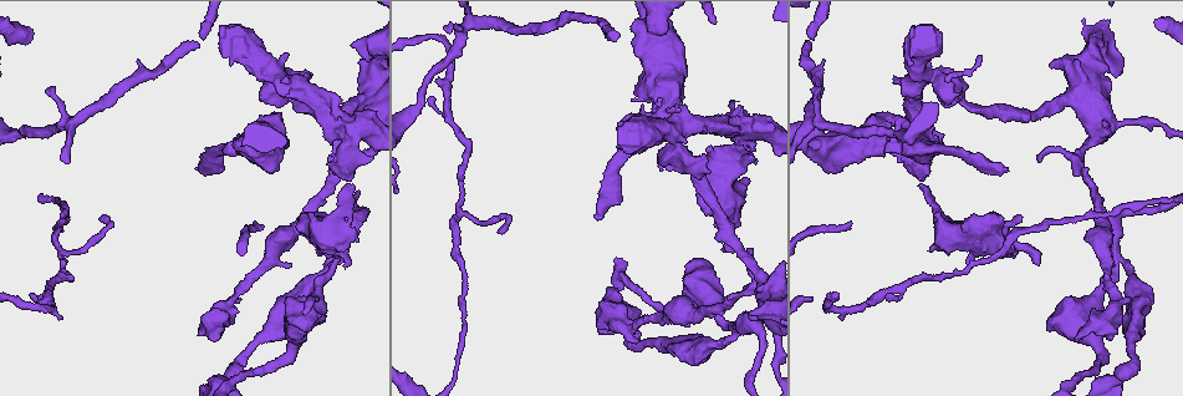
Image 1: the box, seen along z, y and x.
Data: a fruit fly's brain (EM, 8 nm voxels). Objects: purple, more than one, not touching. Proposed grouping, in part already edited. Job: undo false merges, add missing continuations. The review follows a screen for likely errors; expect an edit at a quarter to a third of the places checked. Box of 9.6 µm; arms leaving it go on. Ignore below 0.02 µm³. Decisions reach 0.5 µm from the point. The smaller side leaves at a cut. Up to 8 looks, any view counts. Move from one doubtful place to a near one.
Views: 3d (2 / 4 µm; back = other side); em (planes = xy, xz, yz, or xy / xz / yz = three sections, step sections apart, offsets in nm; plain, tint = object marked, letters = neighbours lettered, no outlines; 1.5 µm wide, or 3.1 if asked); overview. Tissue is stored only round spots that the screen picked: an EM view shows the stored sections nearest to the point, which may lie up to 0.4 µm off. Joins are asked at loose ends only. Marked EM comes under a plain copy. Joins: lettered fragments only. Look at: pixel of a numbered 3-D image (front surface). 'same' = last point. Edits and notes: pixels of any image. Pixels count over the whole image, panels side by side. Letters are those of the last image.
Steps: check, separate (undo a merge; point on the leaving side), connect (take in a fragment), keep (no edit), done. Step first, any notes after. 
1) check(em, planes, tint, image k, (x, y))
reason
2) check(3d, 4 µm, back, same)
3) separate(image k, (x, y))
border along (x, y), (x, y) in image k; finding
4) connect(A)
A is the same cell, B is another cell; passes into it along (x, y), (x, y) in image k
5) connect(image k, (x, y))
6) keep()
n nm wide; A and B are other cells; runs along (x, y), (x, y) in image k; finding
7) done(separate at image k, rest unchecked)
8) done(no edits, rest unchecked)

check(3d, 4 µm, image 1, (933, 148))
sudden change in width

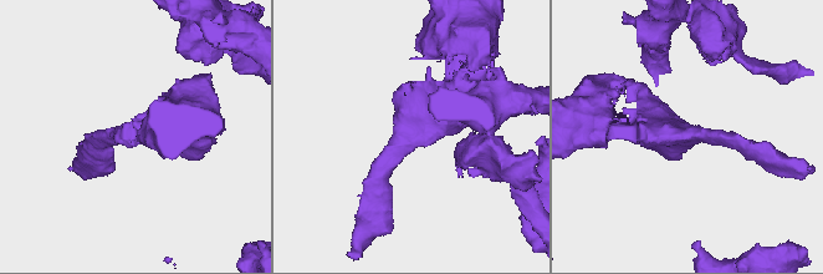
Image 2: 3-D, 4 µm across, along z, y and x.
check(em, xy, step 4, tint, image 2, (693, 134))
arms of 220, 500 nm; now the EM

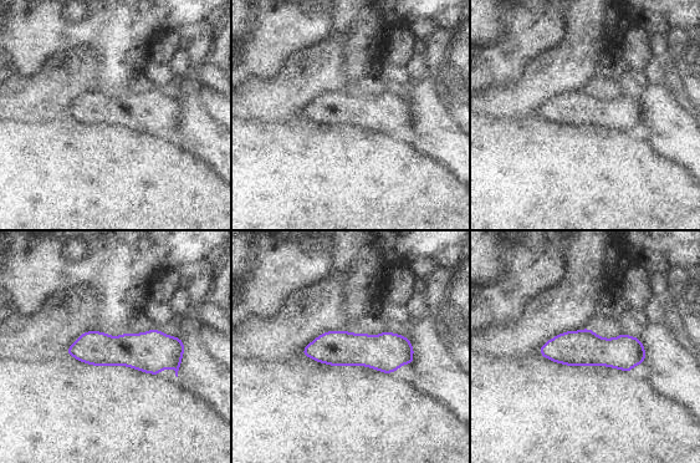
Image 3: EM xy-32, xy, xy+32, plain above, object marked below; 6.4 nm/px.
check(em, planes, letters, same)
cut it another way

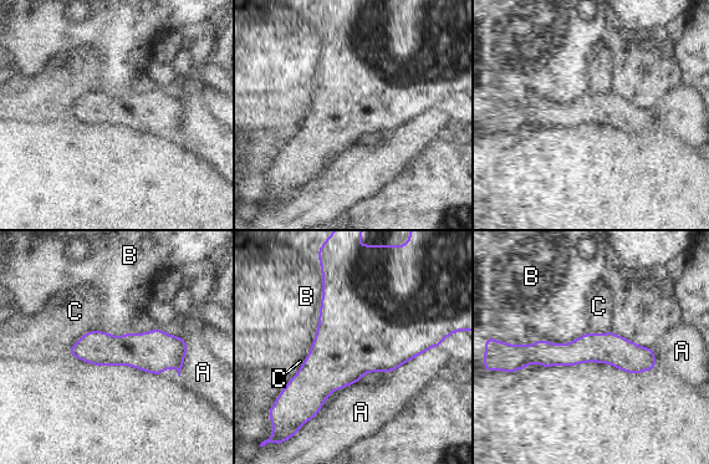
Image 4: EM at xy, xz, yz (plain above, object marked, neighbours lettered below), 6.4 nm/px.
keep()
220 nm wide; A, B and C are other cells; runs along (525, 358), (621, 352), (652, 365) in image 4; continuous, no second neuron

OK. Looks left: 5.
check(em, planes, letters, image 1, (633, 24))
an open end

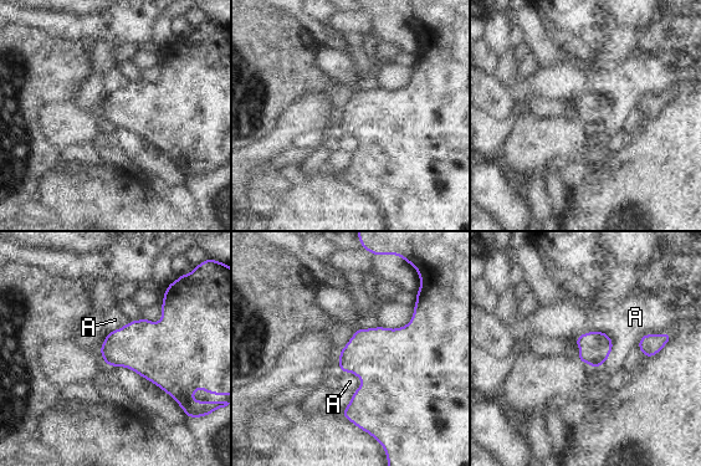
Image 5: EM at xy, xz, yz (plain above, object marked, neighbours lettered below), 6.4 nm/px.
keep()
A is another cell; border along (577, 336), (604, 332), (610, 354) in image 5; no lettered fragment goes on from it

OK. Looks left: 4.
check(em, xz, step 4, letters, image 1, (200, 172))
branch stops here

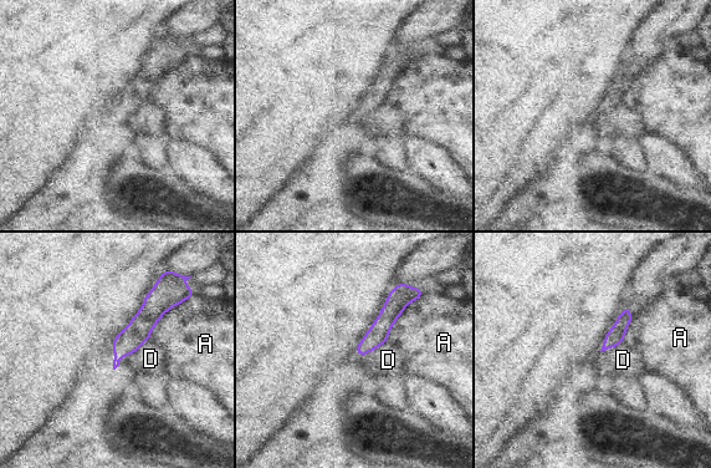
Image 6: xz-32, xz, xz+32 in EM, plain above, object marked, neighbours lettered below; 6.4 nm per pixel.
check(em, planes, letters, same)
another direction

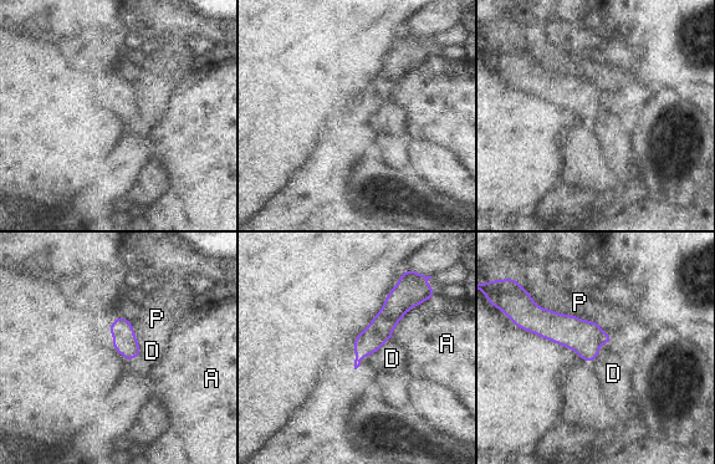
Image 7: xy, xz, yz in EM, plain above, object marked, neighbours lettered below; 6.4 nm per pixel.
keep()
140 nm wide; P touches over 480 nm; A, D and P are other cells; none of them fits

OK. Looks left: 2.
done(no edits, rest unchecked)

